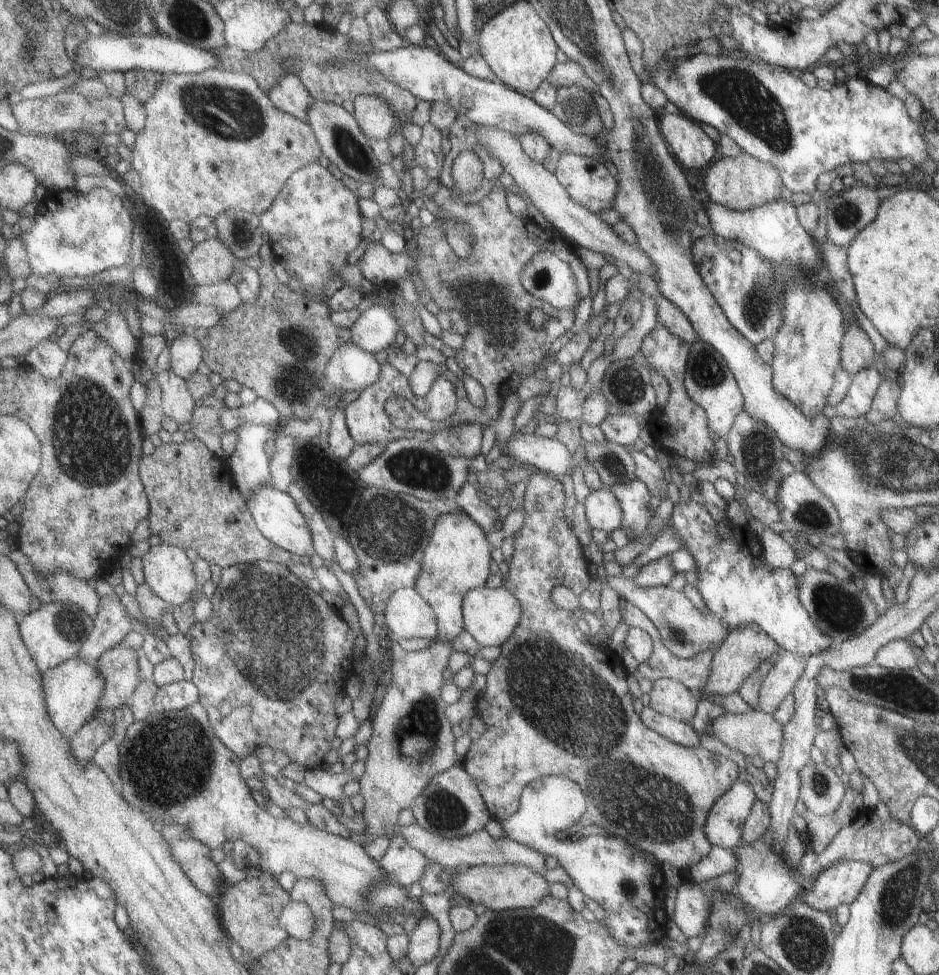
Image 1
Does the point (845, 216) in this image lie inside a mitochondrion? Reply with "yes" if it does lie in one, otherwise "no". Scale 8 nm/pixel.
yes

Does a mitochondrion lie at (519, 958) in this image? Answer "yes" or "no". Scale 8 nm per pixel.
yes

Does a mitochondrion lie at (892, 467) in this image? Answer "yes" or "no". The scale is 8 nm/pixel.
yes

